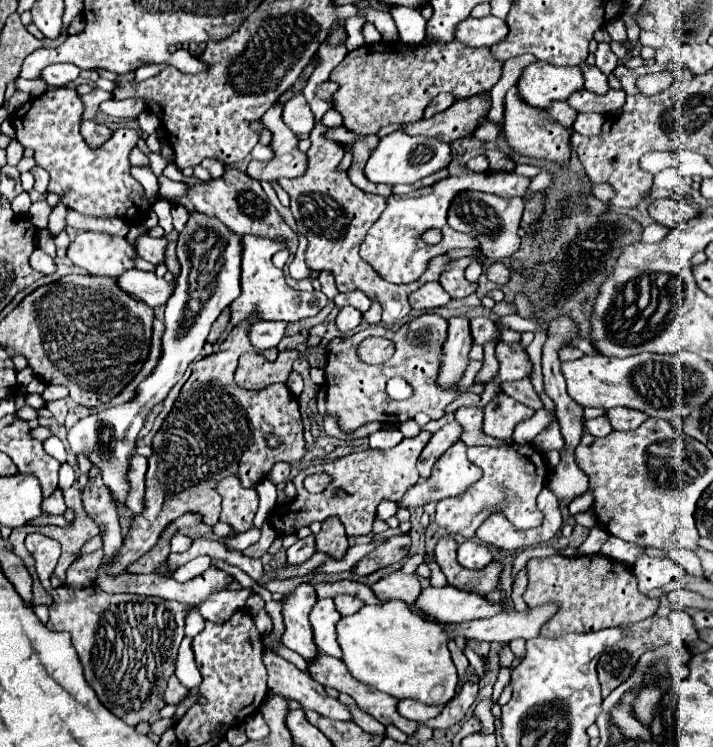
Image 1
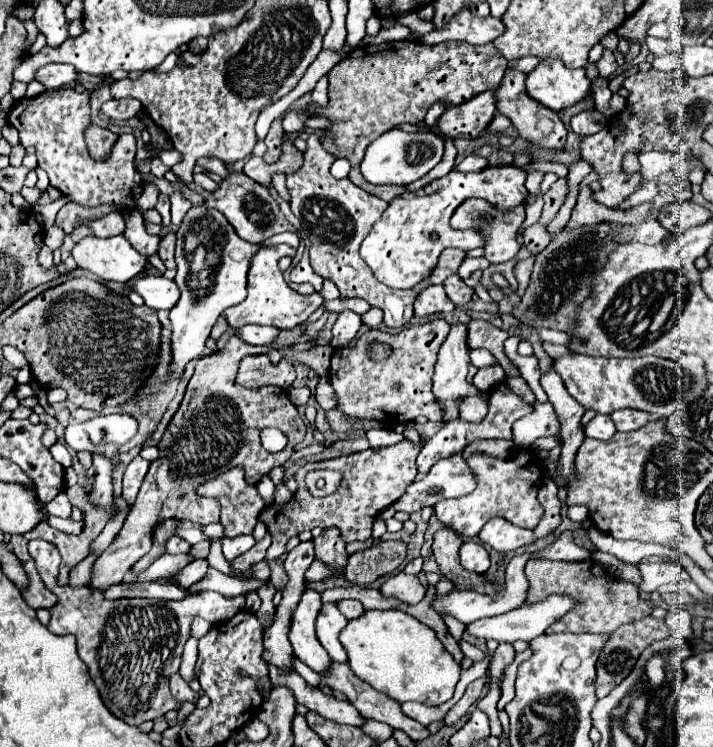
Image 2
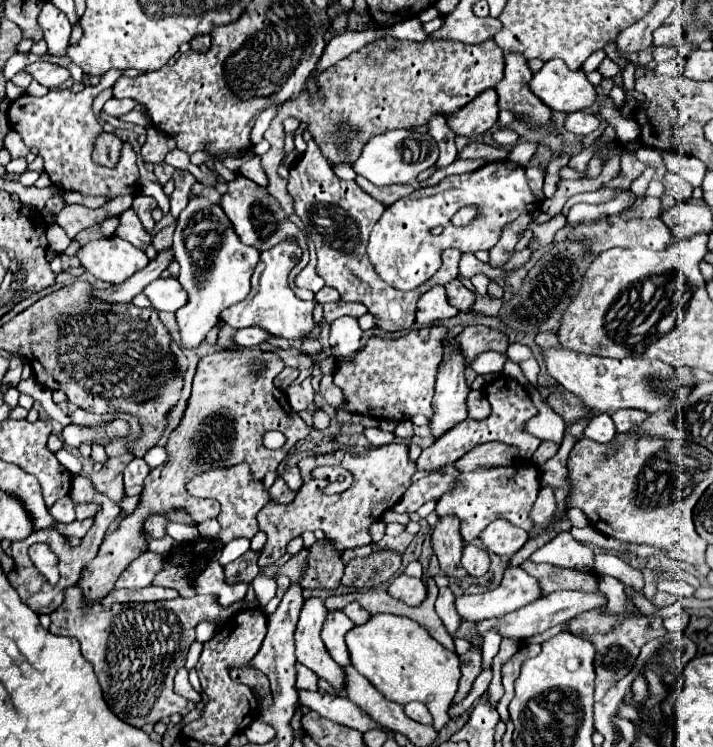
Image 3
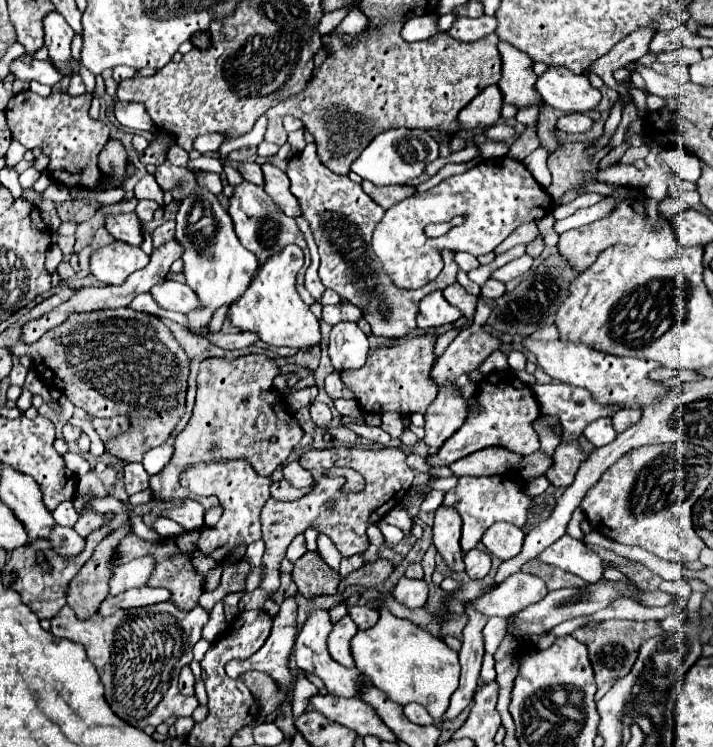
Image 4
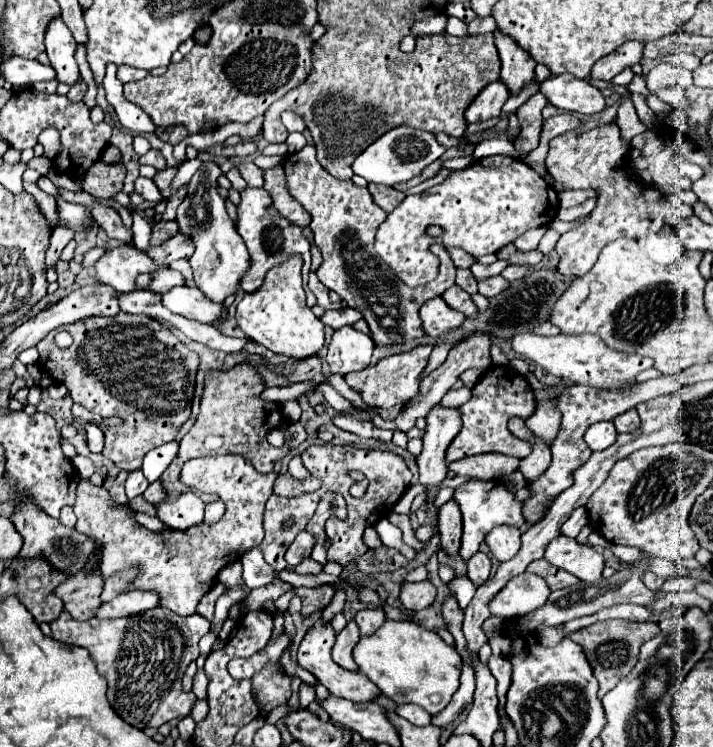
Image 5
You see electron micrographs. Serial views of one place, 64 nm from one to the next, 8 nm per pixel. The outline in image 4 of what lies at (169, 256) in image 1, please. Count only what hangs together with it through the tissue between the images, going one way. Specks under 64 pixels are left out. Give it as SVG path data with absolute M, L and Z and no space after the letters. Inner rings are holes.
M164 222L162 226L158 226L154 232L152 232L152 242L154 242L154 248L170 242L174 238L174 228L176 228L176 222Z

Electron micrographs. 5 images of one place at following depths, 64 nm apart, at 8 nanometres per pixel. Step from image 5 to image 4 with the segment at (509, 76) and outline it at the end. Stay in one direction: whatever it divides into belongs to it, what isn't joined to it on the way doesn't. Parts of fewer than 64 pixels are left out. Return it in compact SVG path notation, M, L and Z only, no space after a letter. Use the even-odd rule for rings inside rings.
M498 44L498 50L502 56L502 78L498 88L504 96L504 104L514 104L516 108L536 106L544 110L544 100L534 90L536 74L532 70L532 60L510 44Z

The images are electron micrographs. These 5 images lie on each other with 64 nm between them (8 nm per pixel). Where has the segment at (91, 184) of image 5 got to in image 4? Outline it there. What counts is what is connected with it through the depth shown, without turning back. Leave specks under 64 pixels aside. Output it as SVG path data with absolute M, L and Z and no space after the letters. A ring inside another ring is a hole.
M110 138L98 154L100 170L108 172L112 176L120 176L120 172L124 172L124 164L126 164L126 150L124 150L122 142Z

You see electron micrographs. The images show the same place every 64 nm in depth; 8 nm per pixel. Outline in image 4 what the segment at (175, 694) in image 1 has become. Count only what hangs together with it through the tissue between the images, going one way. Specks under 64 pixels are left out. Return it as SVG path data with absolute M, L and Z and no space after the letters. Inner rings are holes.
M184 666L180 670L180 676L178 676L178 690L186 696L194 696L194 676L192 676L192 670L190 666Z

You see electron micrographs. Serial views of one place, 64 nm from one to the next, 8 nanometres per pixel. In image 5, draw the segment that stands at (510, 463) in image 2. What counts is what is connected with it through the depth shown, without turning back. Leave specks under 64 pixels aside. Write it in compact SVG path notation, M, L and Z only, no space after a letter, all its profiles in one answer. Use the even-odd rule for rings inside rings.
M470 480L470 482L464 482L462 486L458 486L454 490L452 500L460 504L460 512L462 512L462 520L464 520L464 534L462 534L462 548L460 548L460 556L464 560L468 560L478 550L484 536L494 526L508 524L508 526L520 528L524 524L524 516L522 516L524 502L516 500L516 494L510 492L502 480Z

